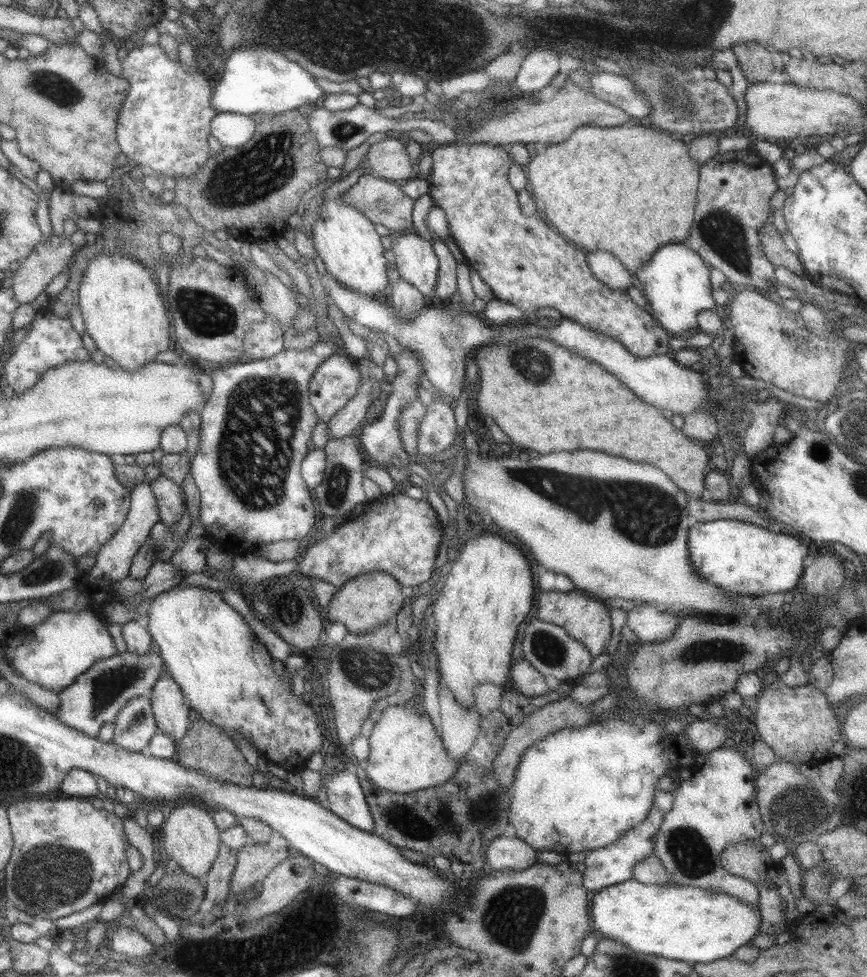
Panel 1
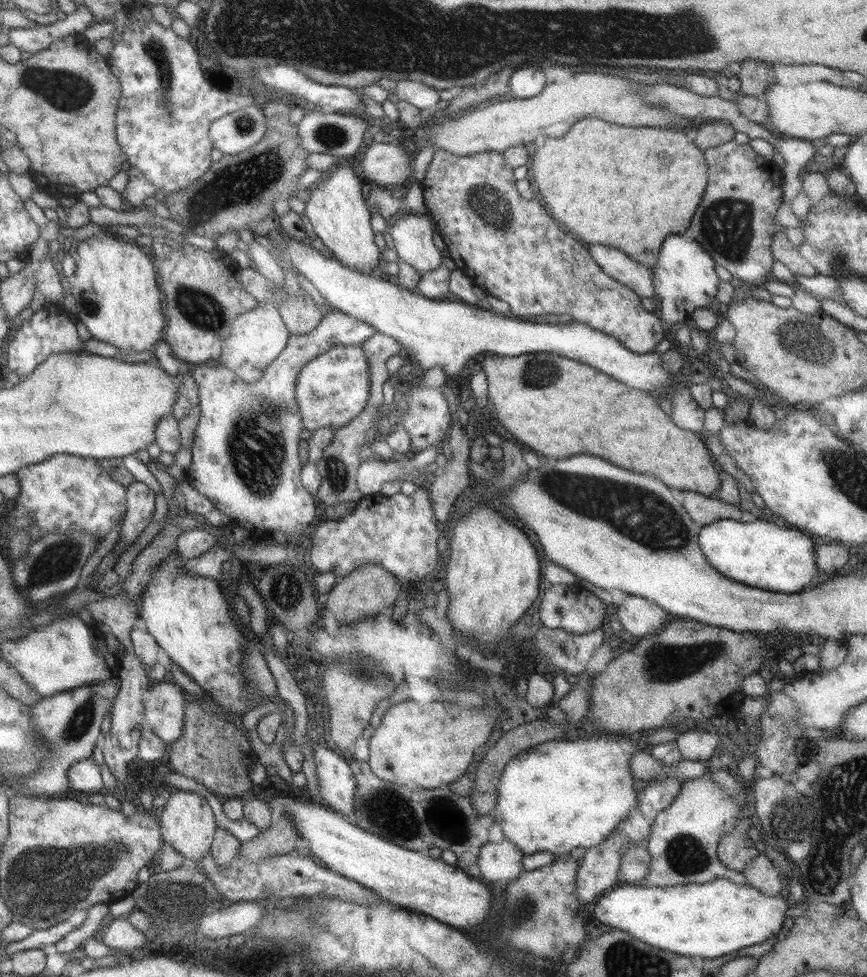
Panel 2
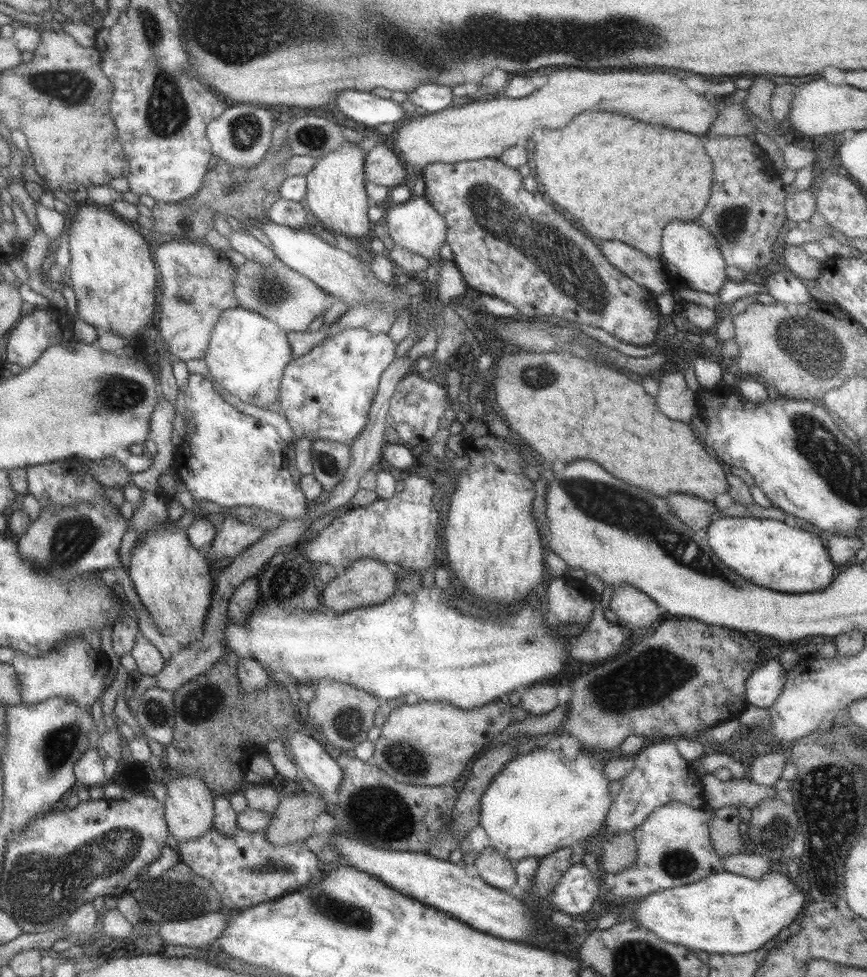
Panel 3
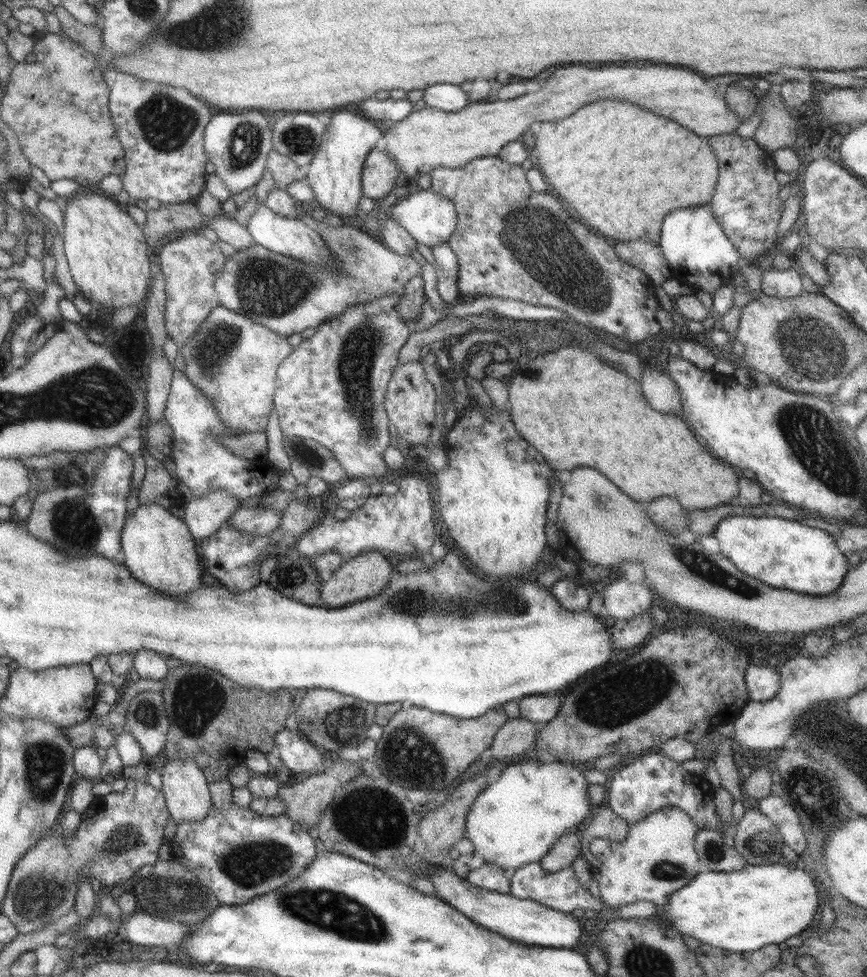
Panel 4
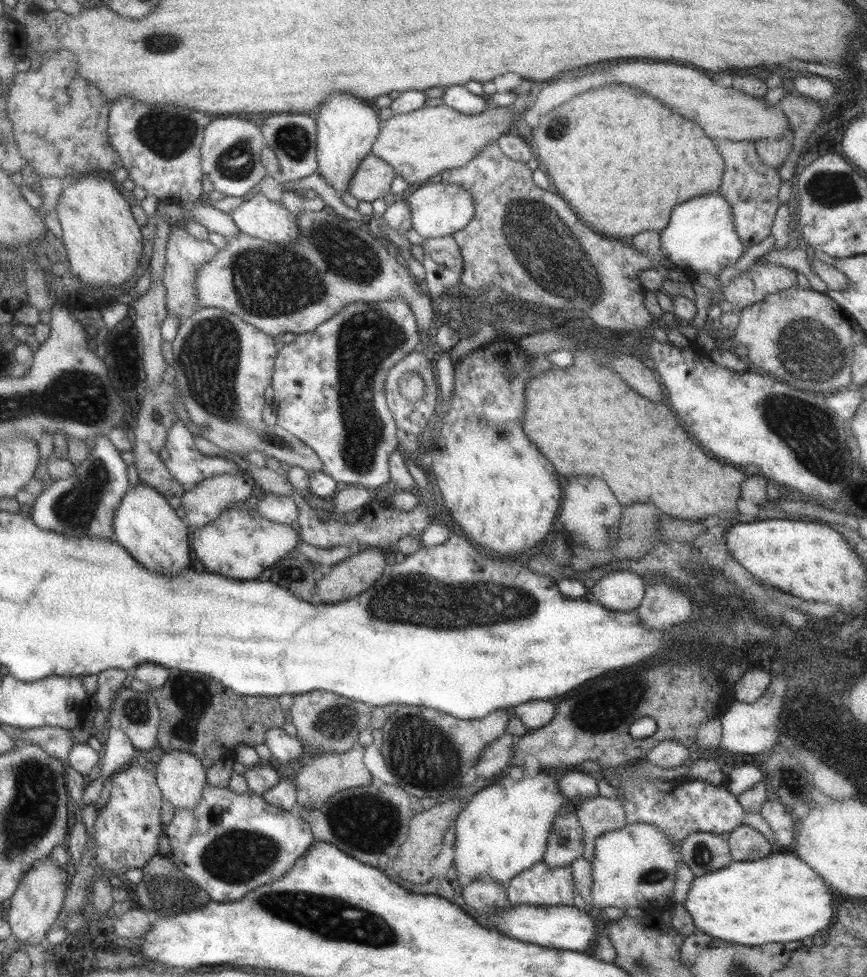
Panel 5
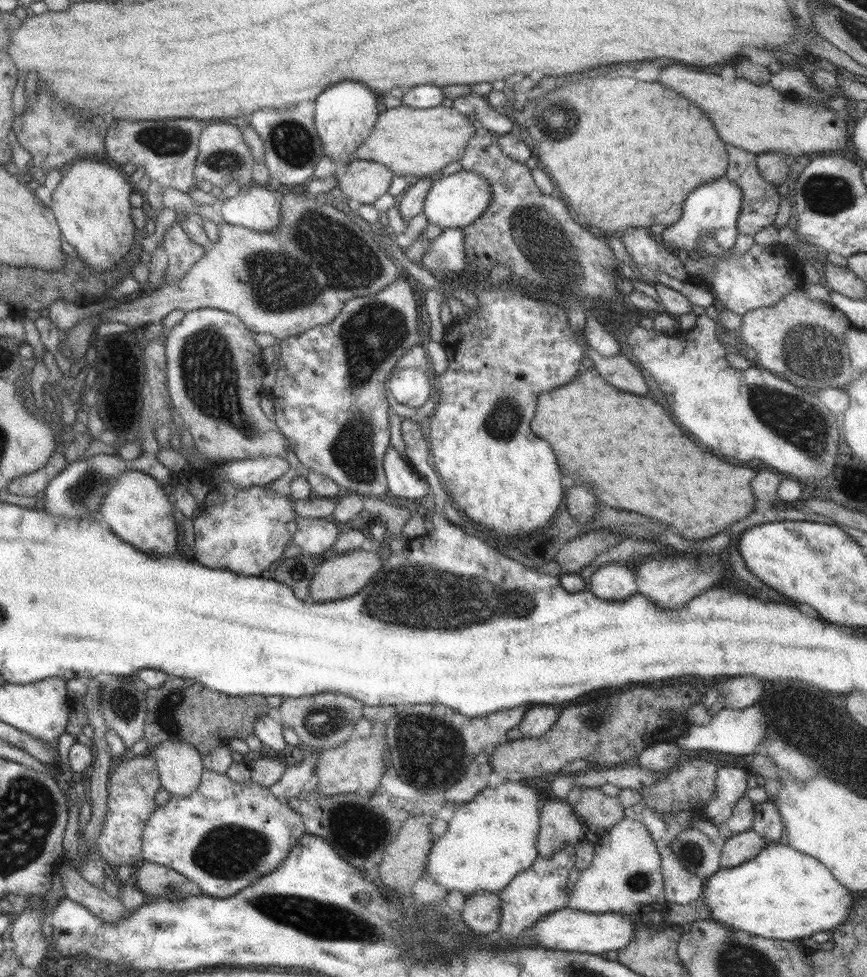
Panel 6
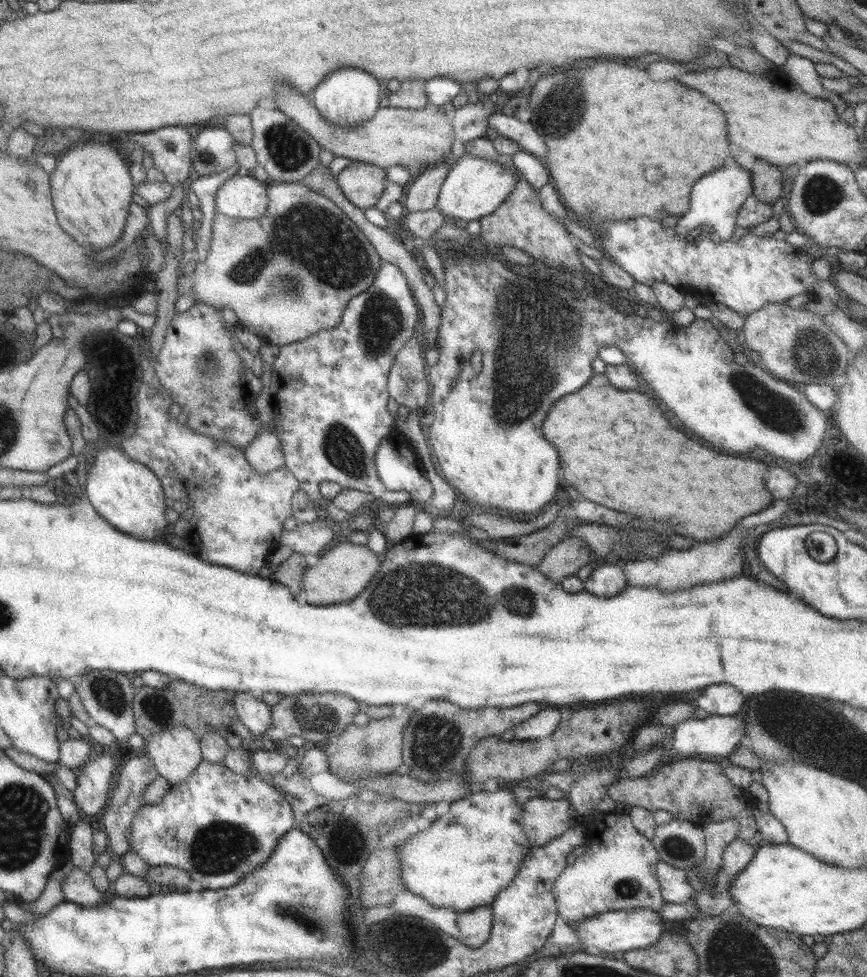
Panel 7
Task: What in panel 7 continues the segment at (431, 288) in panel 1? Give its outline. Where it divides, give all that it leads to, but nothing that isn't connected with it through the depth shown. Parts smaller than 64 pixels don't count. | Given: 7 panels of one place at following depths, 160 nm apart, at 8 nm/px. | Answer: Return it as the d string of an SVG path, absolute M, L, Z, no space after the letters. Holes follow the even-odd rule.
M463 154L452 165L441 183L435 203L443 216L457 220L478 220L491 214L515 186L517 170L509 170L498 162L489 162L478 156Z

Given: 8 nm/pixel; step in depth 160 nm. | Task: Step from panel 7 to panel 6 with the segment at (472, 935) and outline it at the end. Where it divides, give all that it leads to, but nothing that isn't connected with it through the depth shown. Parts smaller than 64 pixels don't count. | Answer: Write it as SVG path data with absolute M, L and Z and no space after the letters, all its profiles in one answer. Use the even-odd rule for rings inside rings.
M481 891L467 895L460 915L473 935L481 936L497 931L500 921L498 893Z

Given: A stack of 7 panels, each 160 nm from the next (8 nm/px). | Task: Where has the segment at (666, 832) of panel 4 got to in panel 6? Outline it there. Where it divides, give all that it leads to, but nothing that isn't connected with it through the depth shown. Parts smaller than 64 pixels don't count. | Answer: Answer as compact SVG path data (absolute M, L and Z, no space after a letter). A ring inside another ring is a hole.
M628 816L617 821L603 836L594 843L594 853L591 864L578 874L573 889L568 891L568 906L583 912L590 913L636 913L642 915L642 906L661 904L665 902L663 892L663 875L660 867L658 848L650 837L649 831L636 820Z

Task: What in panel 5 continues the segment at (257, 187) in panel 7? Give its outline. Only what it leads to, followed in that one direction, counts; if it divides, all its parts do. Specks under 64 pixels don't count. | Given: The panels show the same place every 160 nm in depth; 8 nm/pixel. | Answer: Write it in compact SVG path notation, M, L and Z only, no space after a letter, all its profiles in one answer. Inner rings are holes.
M256 190L229 215L239 232L271 244L289 244L300 235L296 216L281 202L271 202Z

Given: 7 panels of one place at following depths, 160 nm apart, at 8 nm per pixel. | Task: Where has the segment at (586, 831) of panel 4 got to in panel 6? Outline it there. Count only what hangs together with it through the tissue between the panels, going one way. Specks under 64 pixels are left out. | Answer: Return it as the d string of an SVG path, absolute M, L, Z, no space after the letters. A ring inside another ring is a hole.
M583 788L579 801L572 805L577 820L597 837L586 837L593 844L603 836L617 821L624 817L624 808L615 800L597 788Z

